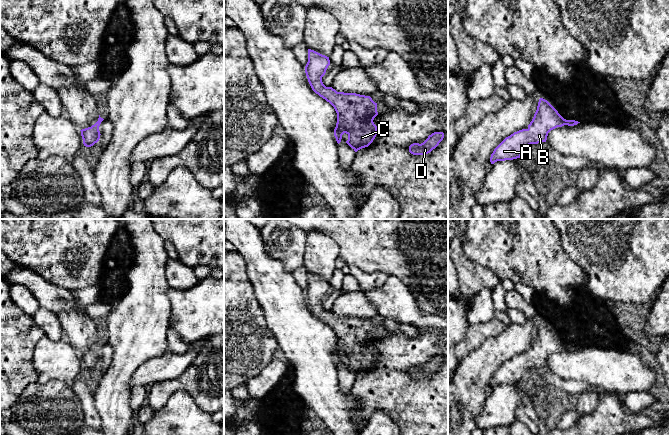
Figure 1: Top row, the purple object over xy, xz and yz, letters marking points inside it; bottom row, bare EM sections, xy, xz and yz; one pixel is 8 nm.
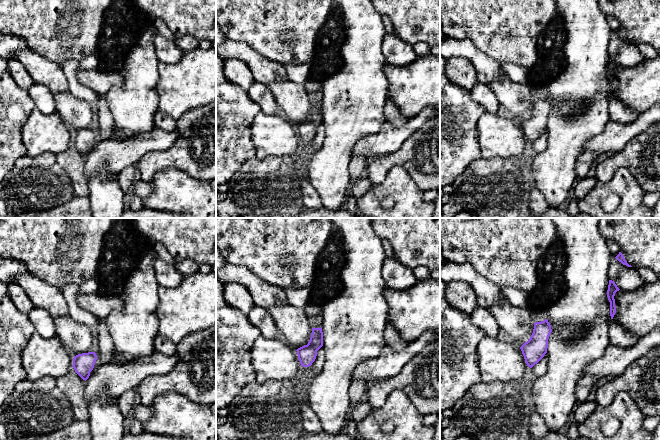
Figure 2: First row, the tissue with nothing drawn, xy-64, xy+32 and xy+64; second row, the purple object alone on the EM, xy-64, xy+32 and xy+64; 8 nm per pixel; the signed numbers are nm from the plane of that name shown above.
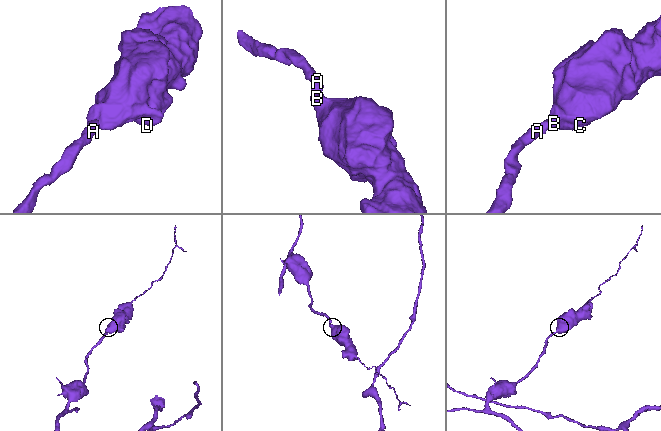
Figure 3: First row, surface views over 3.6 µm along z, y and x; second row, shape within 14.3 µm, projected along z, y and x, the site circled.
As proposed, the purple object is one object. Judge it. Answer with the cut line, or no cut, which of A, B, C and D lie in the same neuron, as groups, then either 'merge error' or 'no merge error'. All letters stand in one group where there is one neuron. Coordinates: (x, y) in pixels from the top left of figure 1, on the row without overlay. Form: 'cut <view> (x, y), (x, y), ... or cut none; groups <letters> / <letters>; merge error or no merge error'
cut none; groups A B C D; no merge error

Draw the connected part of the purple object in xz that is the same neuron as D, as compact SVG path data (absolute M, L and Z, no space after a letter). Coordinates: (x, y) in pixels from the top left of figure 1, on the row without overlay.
M434 356L421 368L413 367L409 370L409 376L413 379L424 379L430 377L443 364L443 356Z

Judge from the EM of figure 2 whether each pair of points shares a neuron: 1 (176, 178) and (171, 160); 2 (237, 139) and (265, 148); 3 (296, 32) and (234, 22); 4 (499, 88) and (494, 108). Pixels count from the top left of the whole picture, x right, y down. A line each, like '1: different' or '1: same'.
1: different
2: different
3: same
4: different

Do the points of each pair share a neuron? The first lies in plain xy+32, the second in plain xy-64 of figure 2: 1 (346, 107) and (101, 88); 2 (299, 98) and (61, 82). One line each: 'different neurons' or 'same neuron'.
1: different neurons
2: different neurons

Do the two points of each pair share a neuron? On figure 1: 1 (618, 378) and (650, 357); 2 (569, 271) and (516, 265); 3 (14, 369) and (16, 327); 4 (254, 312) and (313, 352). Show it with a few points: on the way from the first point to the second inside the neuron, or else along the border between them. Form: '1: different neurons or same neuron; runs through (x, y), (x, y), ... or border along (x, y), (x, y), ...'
1: different neurons; border along (623, 349), (636, 353), (656, 374)
2: same neuron; runs through (556, 278), (529, 277)
3: same neuron; runs through (14, 359), (14, 337)
4: different neurons; border along (256, 297), (263, 311), (265, 323), (276, 340)

